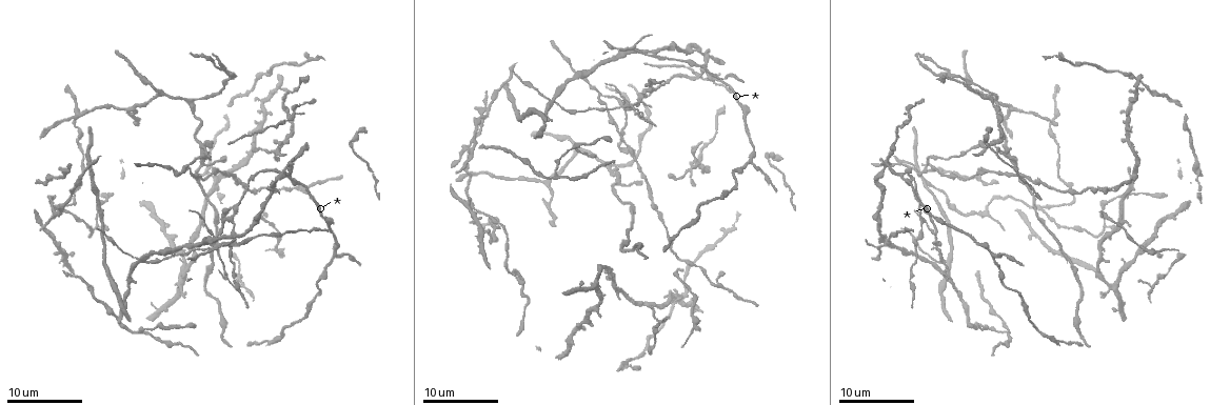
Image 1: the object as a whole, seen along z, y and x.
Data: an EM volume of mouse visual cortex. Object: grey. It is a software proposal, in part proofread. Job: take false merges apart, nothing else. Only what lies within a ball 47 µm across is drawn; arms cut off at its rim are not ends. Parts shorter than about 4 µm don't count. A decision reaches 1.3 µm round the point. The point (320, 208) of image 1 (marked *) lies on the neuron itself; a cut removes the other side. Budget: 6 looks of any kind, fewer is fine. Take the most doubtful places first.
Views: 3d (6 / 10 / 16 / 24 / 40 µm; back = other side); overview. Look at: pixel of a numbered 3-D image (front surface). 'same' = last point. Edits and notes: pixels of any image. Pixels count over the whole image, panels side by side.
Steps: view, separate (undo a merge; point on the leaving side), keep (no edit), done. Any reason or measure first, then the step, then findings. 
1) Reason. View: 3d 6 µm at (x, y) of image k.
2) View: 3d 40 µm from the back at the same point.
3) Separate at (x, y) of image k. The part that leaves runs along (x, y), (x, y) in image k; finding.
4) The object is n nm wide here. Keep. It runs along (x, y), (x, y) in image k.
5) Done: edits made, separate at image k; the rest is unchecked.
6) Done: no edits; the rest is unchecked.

Small branch off a trunk. View: 3d 16 µm at (185, 166) of image 1.

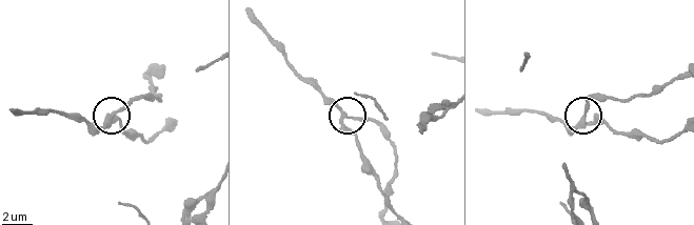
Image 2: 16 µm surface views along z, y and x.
The object is 220 nm wide here. Keep. It runs along (173, 127), (145, 139), (108, 118), (86, 124) in image 2; continuous, no second neuron.

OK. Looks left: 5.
Two arms in line, one across. View: 3d 16 µm at (233, 205) of image 1.

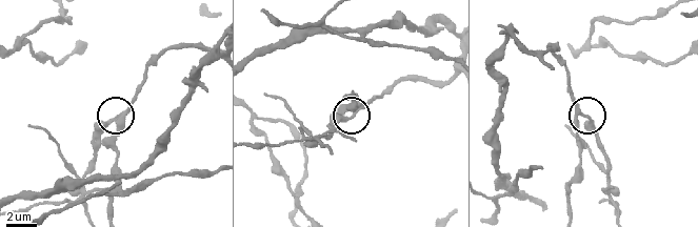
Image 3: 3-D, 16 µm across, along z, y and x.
View: 3d 16 µm from the back at (584, 115) of image 3.

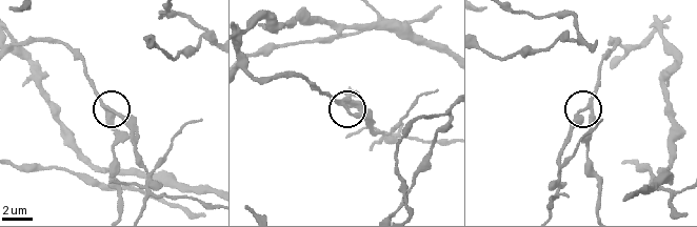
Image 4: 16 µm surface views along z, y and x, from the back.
The object is 260 nm wide here. Keep. All the same neuron.

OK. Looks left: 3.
Small branch off a trunk. View: 3d 10 µm at (697, 163) of image 1.

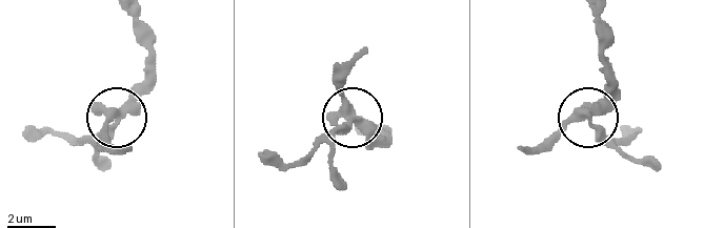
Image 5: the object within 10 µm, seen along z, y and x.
4 arms meet here. Keep. One neuron here.

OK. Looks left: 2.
Done: no edits; the rest is unchecked.

